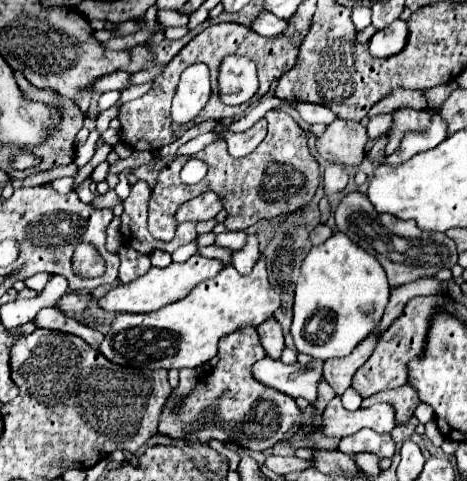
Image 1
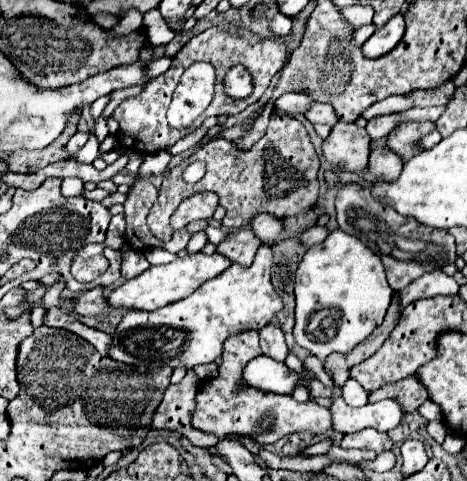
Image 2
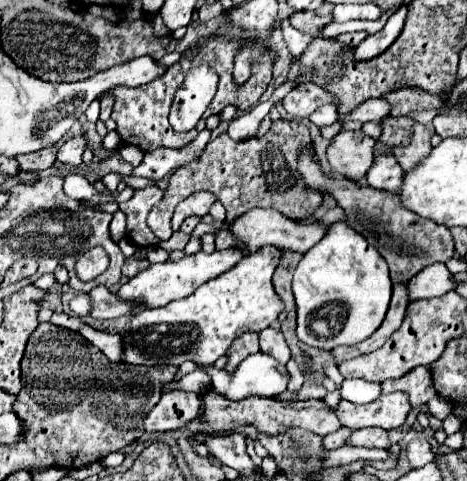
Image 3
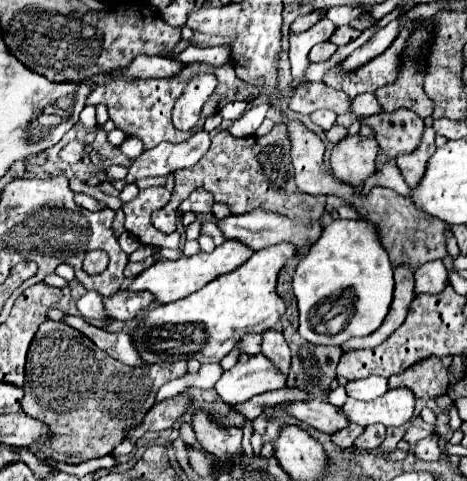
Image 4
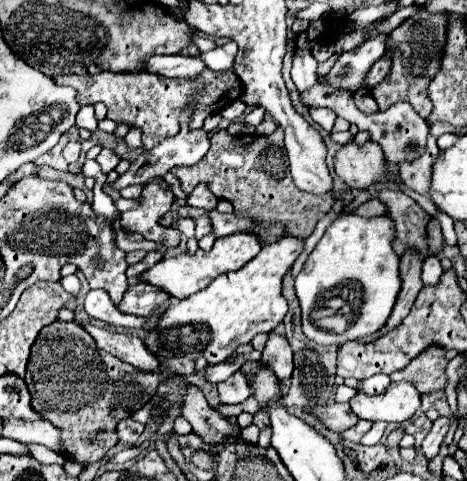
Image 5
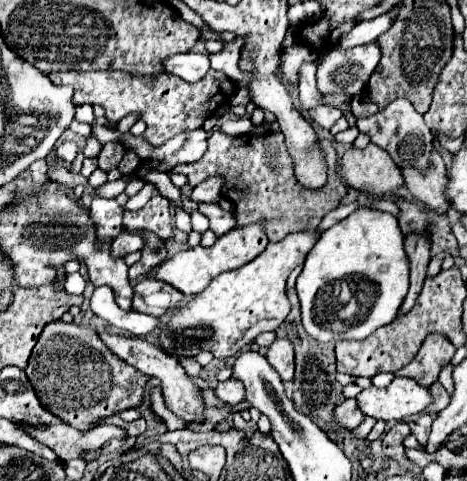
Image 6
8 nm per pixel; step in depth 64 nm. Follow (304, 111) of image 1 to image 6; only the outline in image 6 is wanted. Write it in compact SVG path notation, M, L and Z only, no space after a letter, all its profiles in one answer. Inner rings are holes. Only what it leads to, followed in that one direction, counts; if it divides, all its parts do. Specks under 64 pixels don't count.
M328 106L310 108L310 118L312 118L318 126L322 126L322 128L326 128L326 130L330 130L340 116L342 116L342 112L340 112L338 108L328 108Z

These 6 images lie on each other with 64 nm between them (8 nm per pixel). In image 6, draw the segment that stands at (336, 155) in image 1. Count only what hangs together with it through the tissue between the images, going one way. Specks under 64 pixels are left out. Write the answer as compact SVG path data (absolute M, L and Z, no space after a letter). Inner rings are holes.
M372 142L364 150L348 148L340 160L340 174L352 188L386 198L404 184L400 168L390 160L388 152Z

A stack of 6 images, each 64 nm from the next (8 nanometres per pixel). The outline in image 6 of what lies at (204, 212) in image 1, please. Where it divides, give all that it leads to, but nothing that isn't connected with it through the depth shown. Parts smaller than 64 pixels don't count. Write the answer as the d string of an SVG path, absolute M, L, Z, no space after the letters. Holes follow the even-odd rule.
M214 176L214 178L208 178L208 180L200 182L200 184L192 190L190 198L192 198L194 202L198 202L198 204L202 204L202 202L218 202L218 200L222 198L222 196L220 196L220 178Z

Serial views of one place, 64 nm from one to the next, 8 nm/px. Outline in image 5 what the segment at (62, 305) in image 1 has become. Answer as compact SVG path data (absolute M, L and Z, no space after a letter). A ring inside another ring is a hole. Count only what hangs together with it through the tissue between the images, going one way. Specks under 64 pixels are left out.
M132 284L126 290L120 304L116 304L116 308L120 312L132 314L132 316L150 316L158 308L168 306L168 302L170 302L170 298L166 292L160 292L146 284Z

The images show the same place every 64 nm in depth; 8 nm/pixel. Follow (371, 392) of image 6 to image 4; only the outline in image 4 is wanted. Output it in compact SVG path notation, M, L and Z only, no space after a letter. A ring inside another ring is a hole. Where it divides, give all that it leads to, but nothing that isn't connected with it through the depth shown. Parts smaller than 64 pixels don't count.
M394 388L370 402L348 398L342 406L342 412L348 418L348 422L358 426L368 426L368 424L402 426L412 418L414 404L416 398L412 396L412 392L408 392L408 388L400 388L400 390Z

